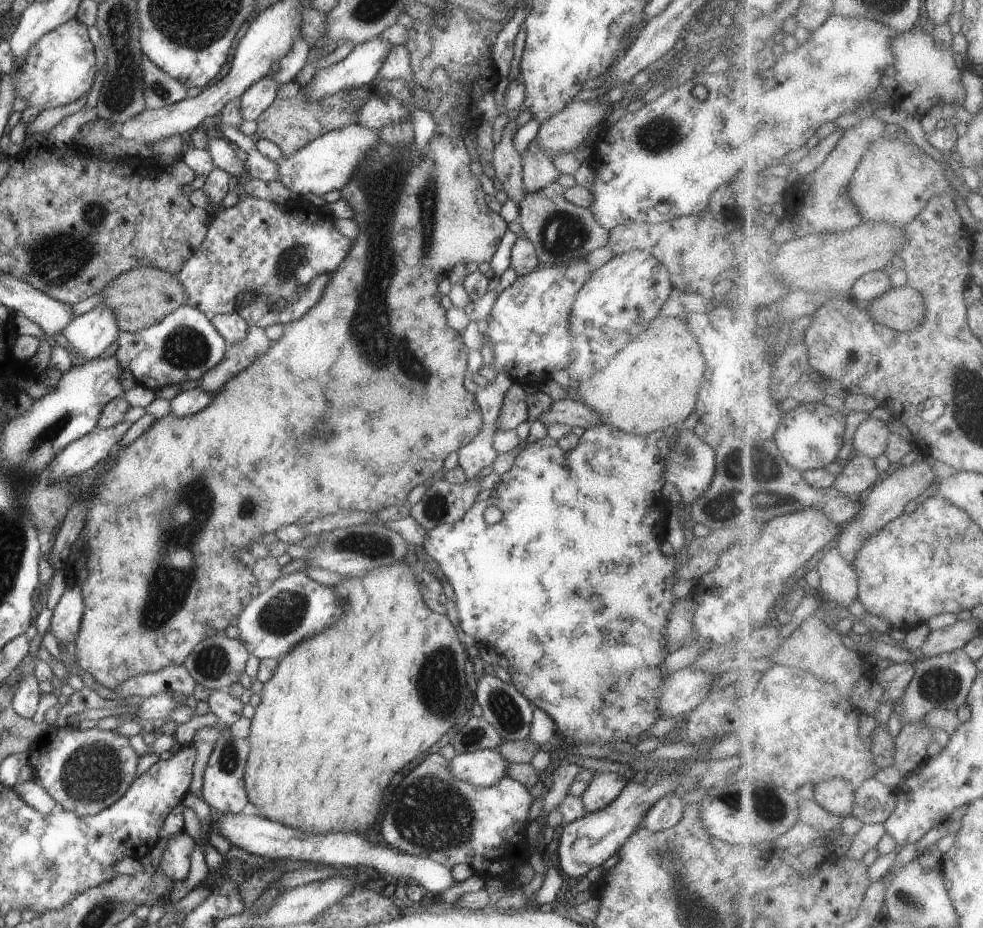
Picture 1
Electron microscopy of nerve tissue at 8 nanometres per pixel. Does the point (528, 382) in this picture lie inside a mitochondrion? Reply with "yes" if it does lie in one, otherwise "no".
no

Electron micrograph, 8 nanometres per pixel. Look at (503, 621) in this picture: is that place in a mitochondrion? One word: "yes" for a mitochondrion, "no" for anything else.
no

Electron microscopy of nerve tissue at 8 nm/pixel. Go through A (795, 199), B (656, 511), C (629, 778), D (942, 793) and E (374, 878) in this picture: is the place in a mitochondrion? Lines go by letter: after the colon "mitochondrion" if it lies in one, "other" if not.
A: other
B: other
C: other
D: other
E: other

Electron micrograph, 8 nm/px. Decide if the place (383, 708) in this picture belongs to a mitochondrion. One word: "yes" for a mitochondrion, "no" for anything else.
no

